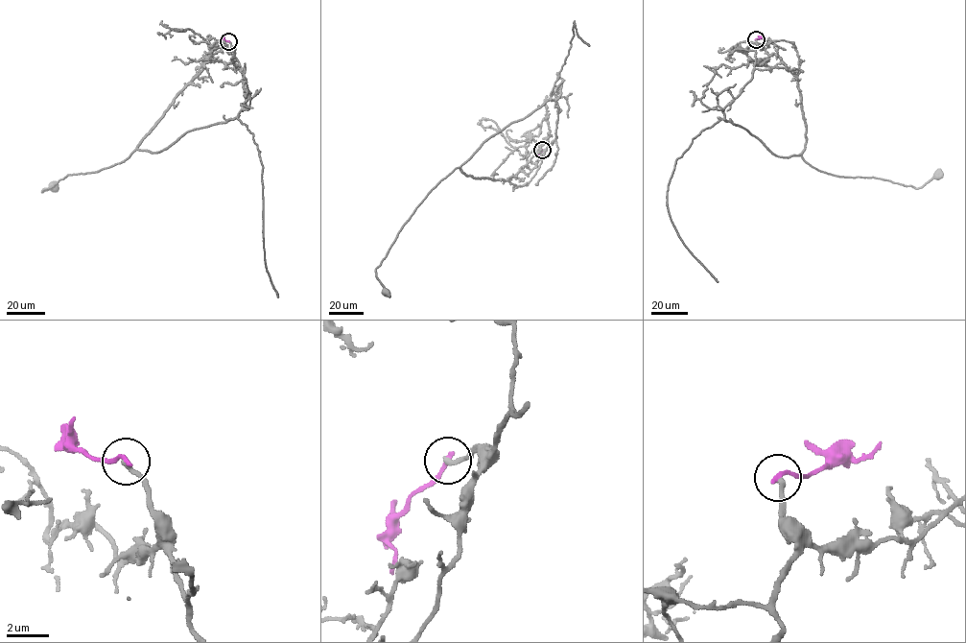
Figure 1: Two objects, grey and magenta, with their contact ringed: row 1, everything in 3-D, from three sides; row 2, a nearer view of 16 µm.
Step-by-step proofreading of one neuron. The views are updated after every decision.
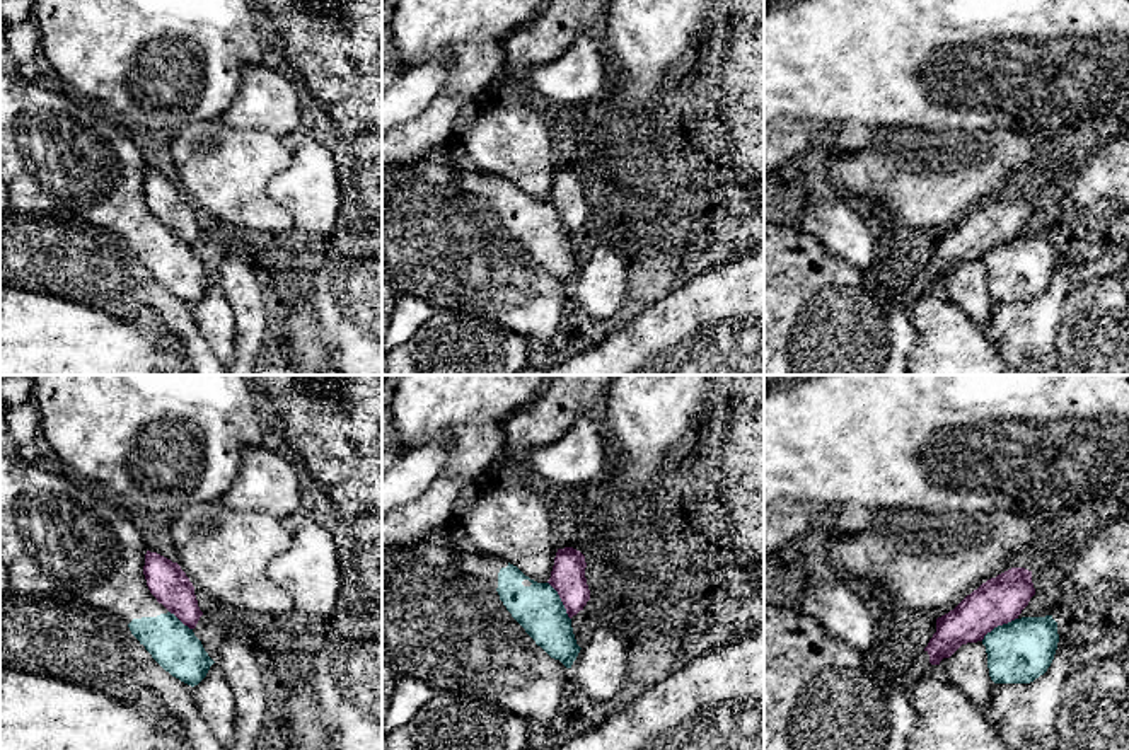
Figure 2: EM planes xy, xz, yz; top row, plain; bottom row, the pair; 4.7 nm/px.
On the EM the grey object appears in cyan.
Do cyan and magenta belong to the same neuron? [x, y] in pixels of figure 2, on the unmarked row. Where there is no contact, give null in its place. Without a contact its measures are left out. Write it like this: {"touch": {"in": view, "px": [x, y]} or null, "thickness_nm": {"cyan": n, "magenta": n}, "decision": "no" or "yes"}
{"touch": {"in": "yz", "px": [998, 244]}, "thickness_nm": {"cyan": 300, "magenta": 220}, "decision": "no"}

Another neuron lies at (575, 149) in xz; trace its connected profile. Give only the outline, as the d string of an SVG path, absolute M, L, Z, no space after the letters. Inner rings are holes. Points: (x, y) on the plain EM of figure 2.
M585 131L559 133L556 135L554 157L558 167L573 165L583 174L593 170L597 147Z

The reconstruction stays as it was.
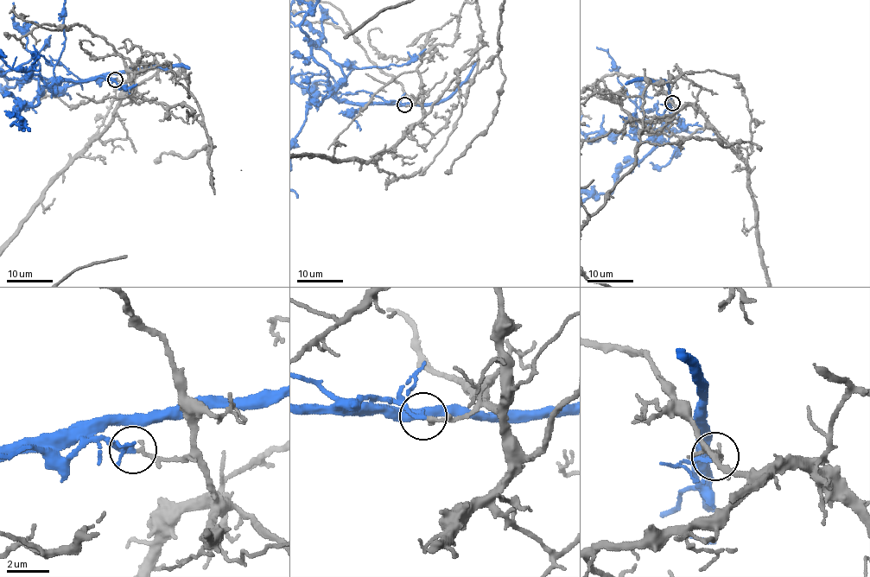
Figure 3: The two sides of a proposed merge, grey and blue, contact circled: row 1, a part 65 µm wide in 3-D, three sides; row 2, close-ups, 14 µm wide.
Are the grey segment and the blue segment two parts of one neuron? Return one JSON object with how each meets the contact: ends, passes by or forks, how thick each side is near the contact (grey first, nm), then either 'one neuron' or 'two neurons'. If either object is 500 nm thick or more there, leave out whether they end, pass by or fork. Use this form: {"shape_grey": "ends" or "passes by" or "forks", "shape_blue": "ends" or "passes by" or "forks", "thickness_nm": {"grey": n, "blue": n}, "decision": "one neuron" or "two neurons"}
{"shape_grey": "ends", "shape_blue": "ends", "thickness_nm": {"grey": 200, "blue": 240}, "decision": "two neurons"}

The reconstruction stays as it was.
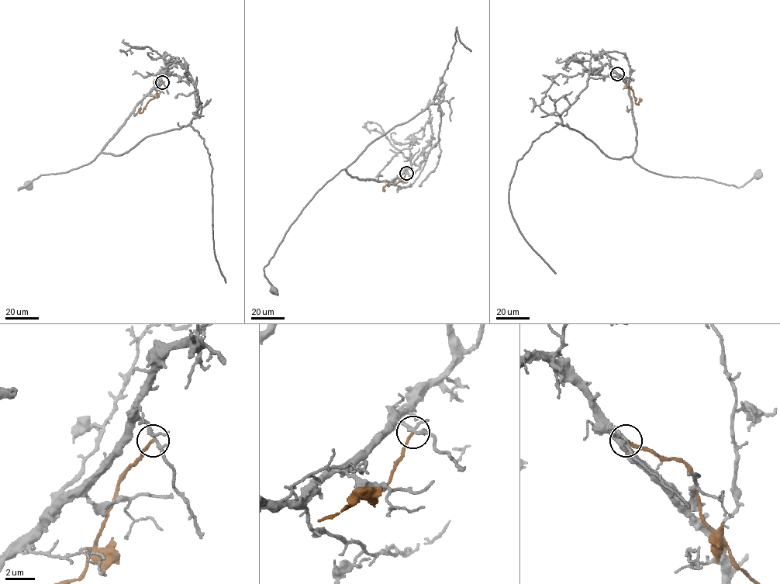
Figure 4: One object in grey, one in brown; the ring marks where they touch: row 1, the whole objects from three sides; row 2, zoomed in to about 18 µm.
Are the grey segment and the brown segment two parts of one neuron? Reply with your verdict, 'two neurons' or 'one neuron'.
two neurons

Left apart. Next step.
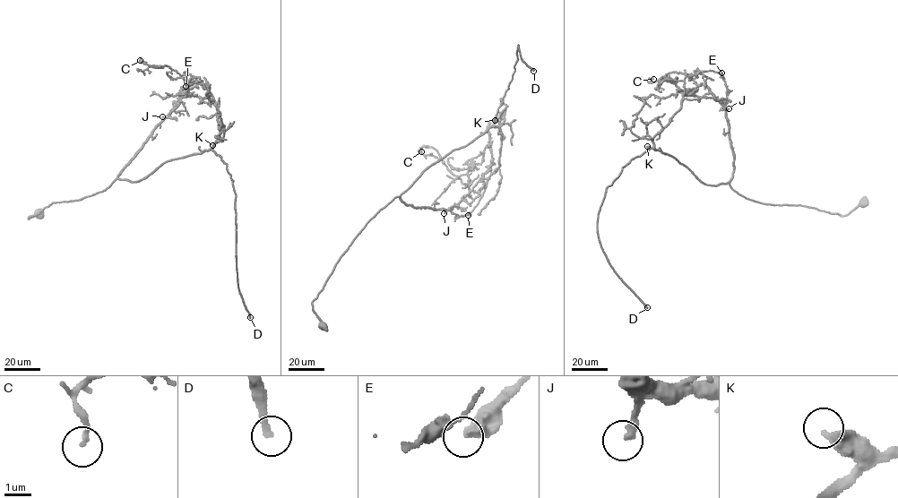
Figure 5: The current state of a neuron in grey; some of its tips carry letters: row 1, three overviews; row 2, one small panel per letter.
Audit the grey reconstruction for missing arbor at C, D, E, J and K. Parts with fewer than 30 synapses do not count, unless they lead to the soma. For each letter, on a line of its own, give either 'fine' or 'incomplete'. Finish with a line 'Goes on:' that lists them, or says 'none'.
C: fine
D: incomplete
E: fine
J: incomplete
K: fine
Goes on: D, J

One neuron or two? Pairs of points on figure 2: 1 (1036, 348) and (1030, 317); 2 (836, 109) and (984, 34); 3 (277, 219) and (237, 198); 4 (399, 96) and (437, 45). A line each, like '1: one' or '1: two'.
1: one
2: one
3: one
4: two

